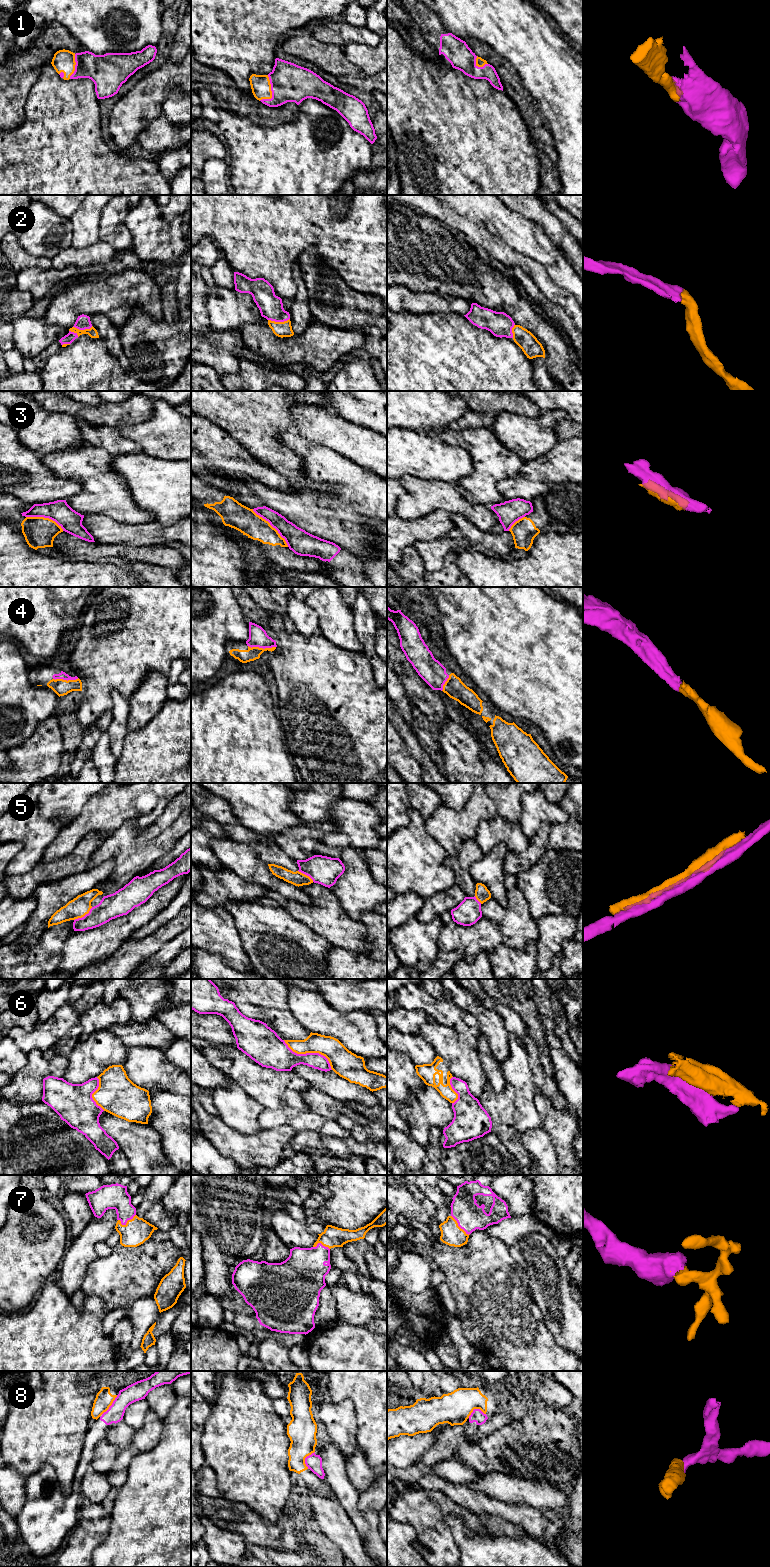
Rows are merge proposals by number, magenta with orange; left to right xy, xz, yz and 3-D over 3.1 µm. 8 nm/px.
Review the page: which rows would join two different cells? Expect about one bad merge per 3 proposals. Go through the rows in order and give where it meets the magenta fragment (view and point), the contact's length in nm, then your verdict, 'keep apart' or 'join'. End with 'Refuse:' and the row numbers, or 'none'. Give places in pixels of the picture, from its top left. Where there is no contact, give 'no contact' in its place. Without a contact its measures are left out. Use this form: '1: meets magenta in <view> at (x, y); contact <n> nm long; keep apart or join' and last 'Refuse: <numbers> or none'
1: meets magenta in xz at (272, 92); contact 220 nm long; join
2: meets magenta in xz at (278, 321); contact 180 nm long; join
3: meets magenta in xz at (272, 526); contact 420 nm long; keep apart
4: meets magenta in xz at (262, 647); contact 220 nm long; join
5: meets magenta in xy at (84, 916); contact 190 nm long; join
6: meets magenta in xz at (310, 1053); contact 460 nm long; keep apart
7: meets magenta in xy at (126, 1222); contact 150 nm long; join
8: meets magenta in xy at (111, 1405); contact 200 nm long; keep apart
Refuse: 3, 6, 8

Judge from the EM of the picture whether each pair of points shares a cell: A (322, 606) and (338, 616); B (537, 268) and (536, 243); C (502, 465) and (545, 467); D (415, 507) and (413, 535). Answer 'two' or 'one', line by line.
A: one
B: two
C: two
D: two

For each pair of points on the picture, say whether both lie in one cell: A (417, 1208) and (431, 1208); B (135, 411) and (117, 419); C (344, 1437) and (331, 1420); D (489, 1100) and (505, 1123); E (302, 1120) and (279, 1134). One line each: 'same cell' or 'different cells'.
A: different cells
B: same cell
C: same cell
D: same cell
E: different cells

